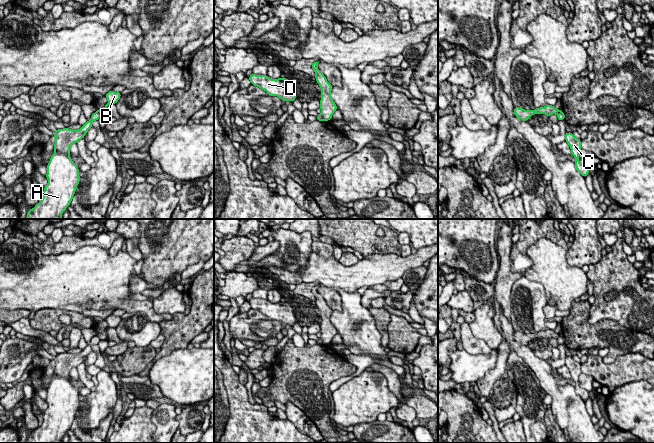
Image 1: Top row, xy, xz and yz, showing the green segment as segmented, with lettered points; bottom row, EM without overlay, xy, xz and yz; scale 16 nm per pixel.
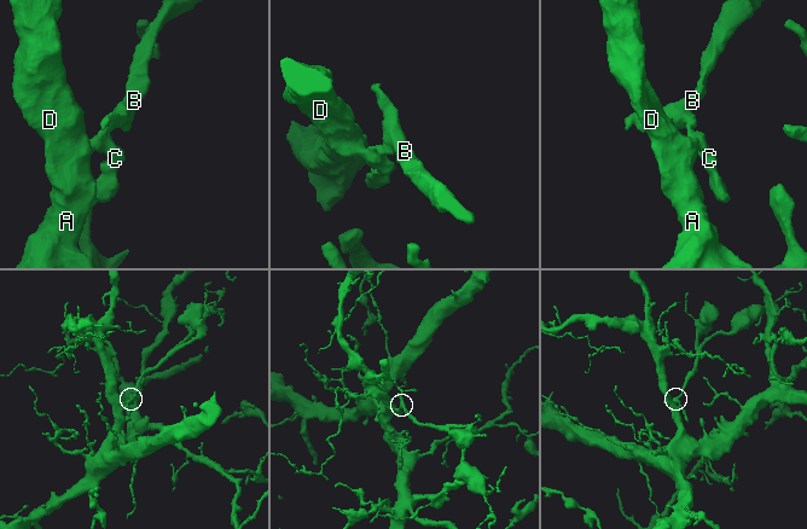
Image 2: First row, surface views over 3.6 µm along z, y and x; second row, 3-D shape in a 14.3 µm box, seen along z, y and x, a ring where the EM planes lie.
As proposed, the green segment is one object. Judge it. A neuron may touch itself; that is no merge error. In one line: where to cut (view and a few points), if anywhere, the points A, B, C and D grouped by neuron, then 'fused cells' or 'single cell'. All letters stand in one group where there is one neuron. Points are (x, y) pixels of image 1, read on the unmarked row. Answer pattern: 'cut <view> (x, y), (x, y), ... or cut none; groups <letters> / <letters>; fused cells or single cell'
cut xy (97, 335), (100, 339); groups A C D / B; fused cells

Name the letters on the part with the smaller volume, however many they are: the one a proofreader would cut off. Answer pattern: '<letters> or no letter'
B

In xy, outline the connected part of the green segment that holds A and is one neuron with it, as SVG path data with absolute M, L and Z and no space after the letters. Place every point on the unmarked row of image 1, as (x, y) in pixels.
M94 336L91 344L87 344L80 353L65 351L54 356L55 377L47 388L48 408L44 411L42 425L28 434L26 443L63 443L62 438L70 430L81 402L80 393L70 381L70 371L83 363L92 351L91 346L99 342L98 336Z

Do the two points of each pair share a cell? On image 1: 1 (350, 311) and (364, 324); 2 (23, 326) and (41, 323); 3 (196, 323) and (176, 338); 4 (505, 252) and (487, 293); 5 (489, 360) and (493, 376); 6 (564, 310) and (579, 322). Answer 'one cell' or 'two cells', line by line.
1: one cell
2: two cells
3: one cell
4: two cells
5: two cells
6: two cells

